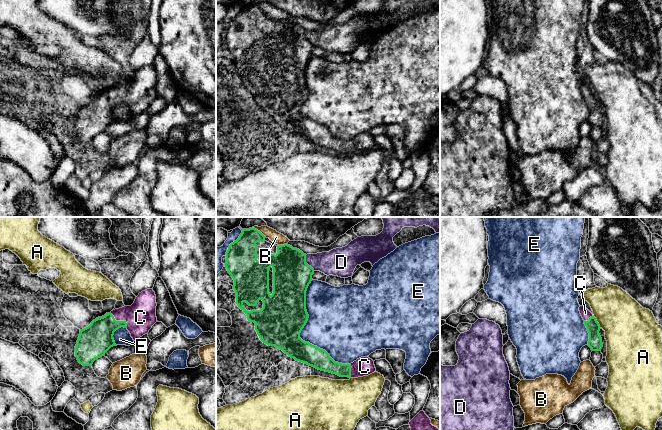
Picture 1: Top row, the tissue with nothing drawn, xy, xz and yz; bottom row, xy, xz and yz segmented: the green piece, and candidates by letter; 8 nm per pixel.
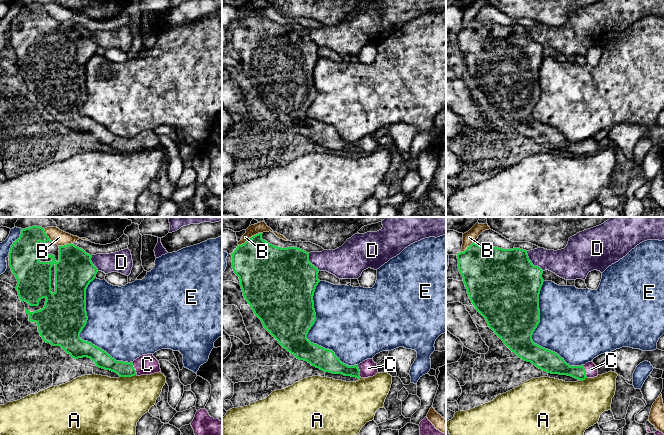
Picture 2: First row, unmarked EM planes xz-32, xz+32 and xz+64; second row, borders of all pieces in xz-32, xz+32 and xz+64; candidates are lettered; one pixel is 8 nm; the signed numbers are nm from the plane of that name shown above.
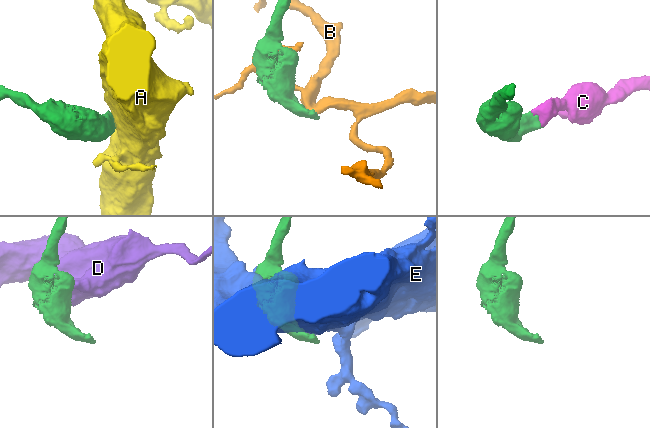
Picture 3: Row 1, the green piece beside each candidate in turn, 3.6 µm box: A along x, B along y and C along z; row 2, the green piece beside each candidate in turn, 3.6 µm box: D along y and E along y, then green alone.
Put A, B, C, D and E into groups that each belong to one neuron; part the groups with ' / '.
A / B / C / D / E

